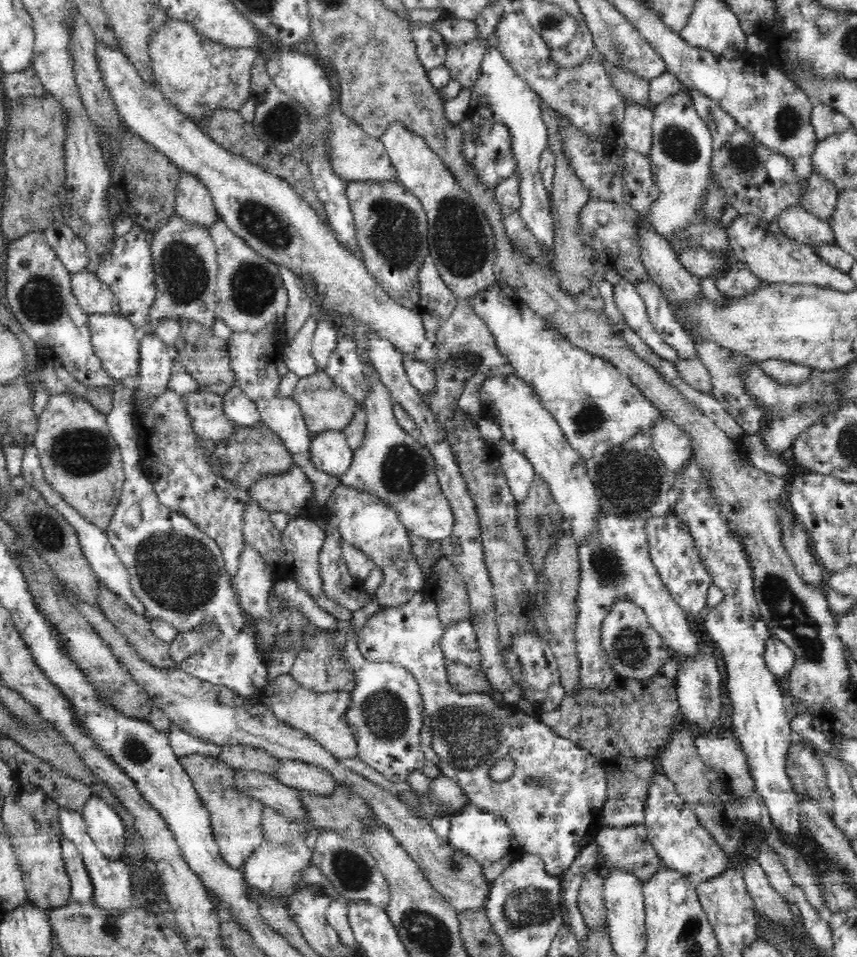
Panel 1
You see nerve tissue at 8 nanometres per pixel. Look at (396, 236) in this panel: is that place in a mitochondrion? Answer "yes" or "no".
yes

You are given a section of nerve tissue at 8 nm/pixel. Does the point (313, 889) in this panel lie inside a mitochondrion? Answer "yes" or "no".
yes

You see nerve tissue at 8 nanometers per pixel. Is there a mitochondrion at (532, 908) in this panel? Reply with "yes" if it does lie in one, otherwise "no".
yes

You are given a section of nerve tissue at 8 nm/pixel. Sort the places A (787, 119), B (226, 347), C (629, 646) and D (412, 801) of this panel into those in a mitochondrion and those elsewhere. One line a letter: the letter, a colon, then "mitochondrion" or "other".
A: mitochondrion
B: other
C: mitochondrion
D: other

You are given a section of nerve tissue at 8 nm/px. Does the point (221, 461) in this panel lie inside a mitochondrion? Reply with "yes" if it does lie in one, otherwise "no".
yes

